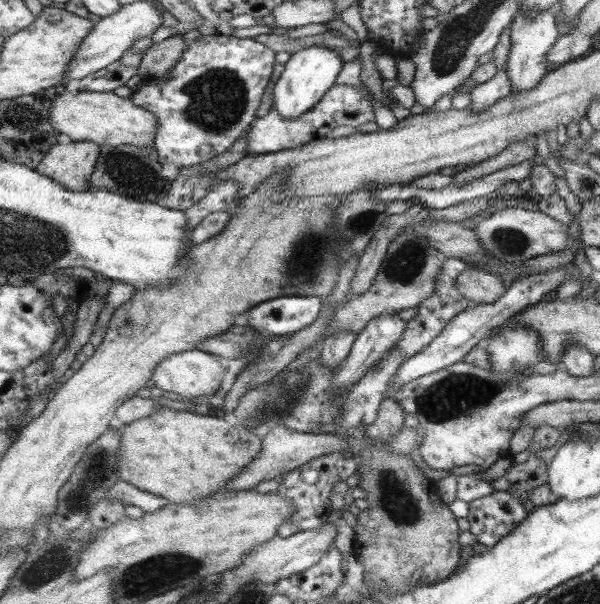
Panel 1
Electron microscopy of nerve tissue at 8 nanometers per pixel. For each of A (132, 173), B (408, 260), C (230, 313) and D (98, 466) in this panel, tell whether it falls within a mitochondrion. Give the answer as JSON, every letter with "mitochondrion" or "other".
{"A":"mitochondrion","B":"mitochondrion","C":"other","D":"mitochondrion"}

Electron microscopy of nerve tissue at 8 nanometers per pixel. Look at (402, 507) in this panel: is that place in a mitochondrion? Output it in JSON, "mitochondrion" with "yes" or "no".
{"mitochondrion":"yes"}

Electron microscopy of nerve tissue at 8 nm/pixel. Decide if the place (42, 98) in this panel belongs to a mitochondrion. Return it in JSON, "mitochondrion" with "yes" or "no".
{"mitochondrion":"no"}

